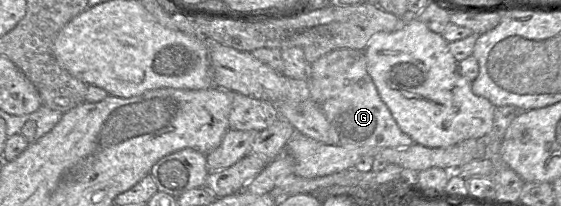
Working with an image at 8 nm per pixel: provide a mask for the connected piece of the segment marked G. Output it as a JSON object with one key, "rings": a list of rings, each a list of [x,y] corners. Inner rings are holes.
{"rings":[[[338,49],[325,54],[309,65],[309,89],[311,99],[324,112],[328,122],[338,135],[338,145],[370,148],[408,147],[412,138],[397,125],[388,107],[382,101],[367,71],[364,50]]]}

